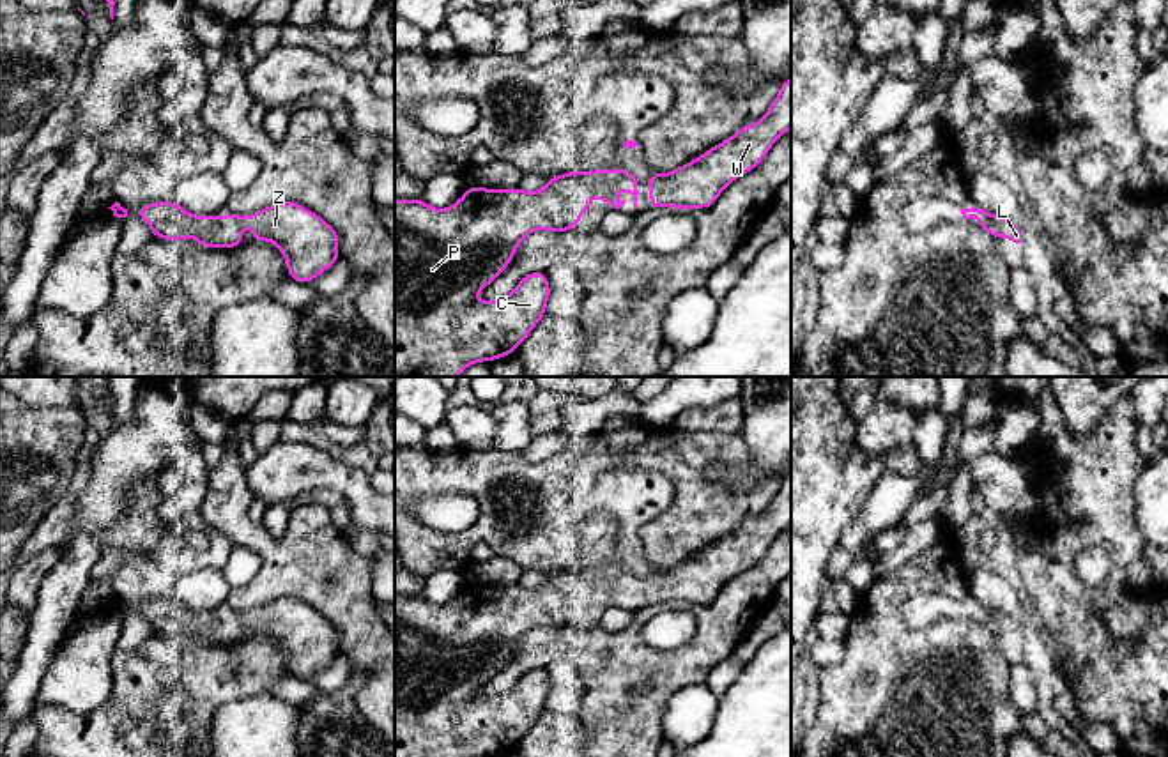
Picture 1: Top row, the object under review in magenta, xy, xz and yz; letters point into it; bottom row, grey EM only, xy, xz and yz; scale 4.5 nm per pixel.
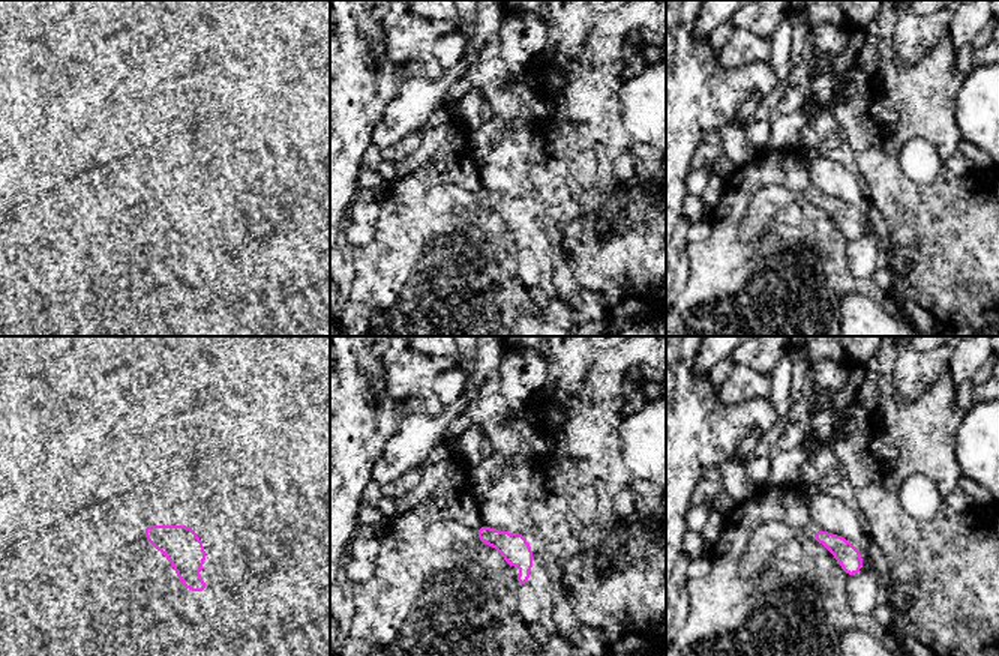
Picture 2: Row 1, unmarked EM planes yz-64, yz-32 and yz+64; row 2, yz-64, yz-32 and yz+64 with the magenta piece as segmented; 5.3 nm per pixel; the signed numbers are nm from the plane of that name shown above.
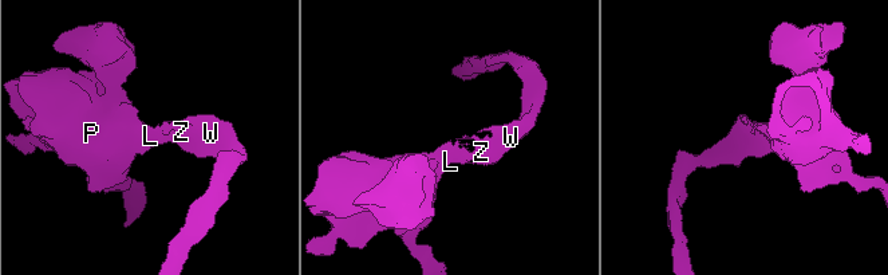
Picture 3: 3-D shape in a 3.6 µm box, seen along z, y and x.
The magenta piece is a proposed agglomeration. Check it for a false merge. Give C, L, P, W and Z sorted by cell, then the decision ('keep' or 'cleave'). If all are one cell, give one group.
C L P W Z | keep

